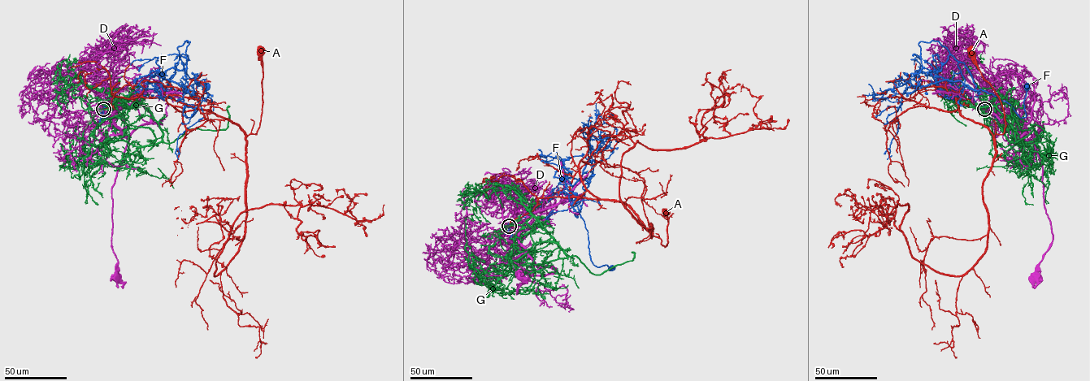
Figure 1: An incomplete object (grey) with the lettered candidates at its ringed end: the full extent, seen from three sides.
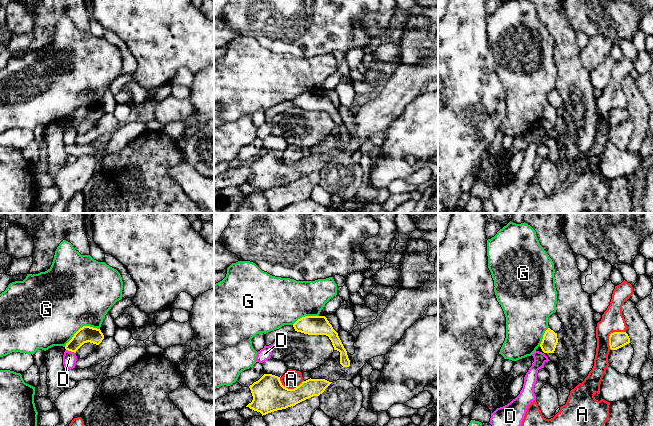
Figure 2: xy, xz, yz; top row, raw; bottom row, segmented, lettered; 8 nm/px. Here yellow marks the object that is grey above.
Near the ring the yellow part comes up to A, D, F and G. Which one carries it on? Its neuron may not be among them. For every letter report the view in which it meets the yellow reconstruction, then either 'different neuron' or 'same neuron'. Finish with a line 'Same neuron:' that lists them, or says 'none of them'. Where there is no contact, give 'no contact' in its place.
A: yz | different neuron
D: xy | different neuron
F: no contact | different neuron
G: xy | different neuron
Same neuron: none of them

